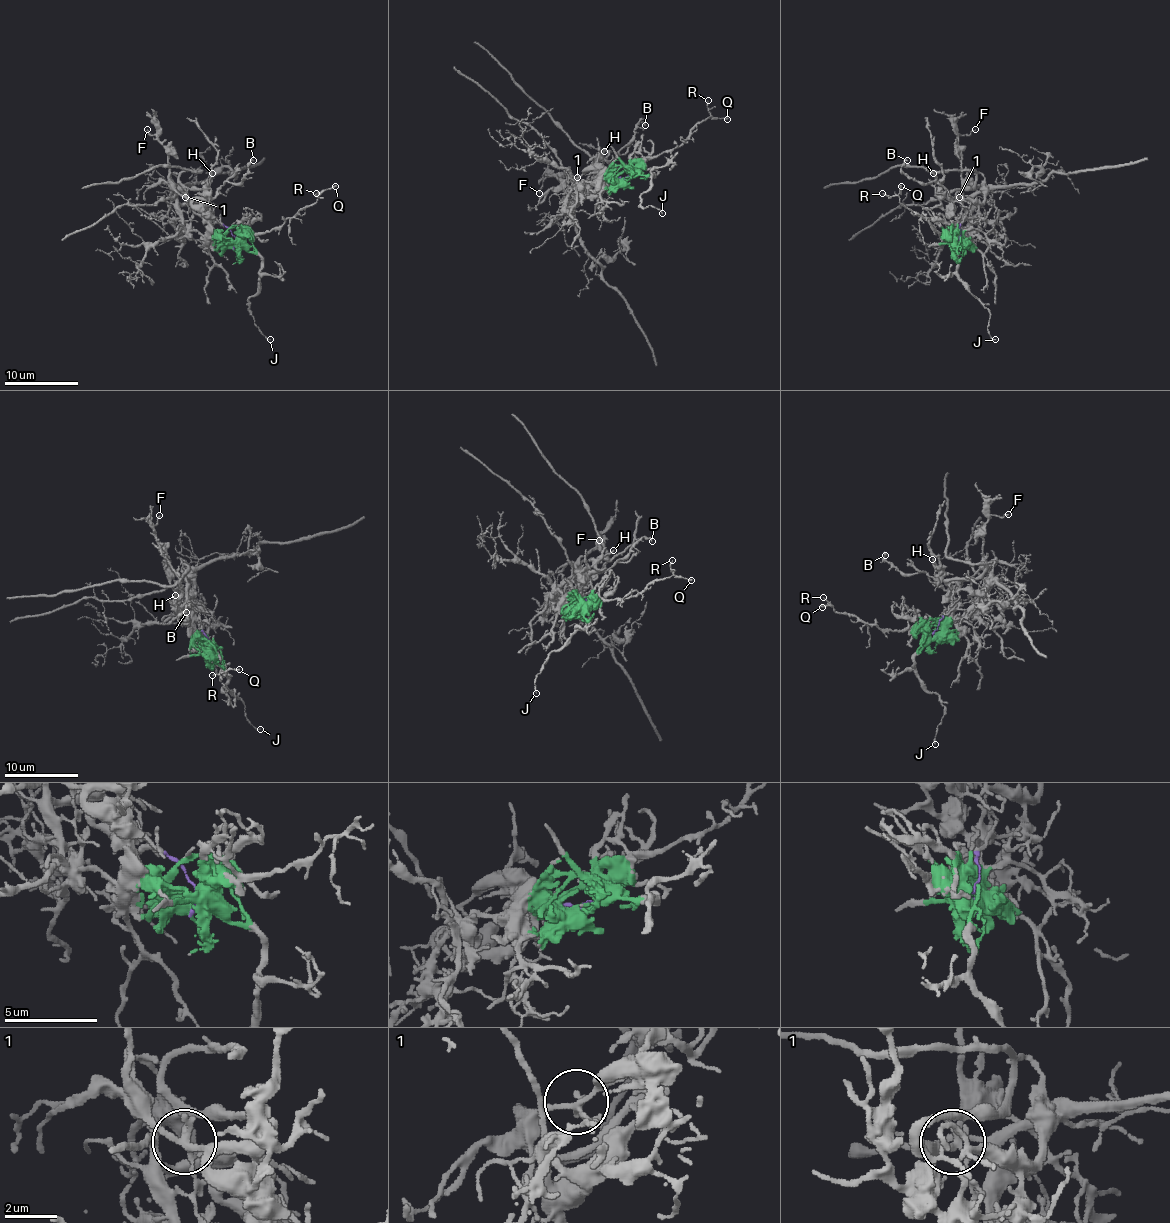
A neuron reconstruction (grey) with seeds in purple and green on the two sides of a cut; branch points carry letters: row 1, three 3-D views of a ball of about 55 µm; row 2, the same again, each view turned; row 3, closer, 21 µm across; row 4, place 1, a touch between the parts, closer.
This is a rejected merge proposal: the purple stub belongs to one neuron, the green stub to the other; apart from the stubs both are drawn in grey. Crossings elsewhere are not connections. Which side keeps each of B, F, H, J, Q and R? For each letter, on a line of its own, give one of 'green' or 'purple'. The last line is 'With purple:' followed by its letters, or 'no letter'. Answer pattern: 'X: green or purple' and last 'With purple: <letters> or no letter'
B: green
F: green
H: green
J: green
Q: green
R: green
With purple: no letter

